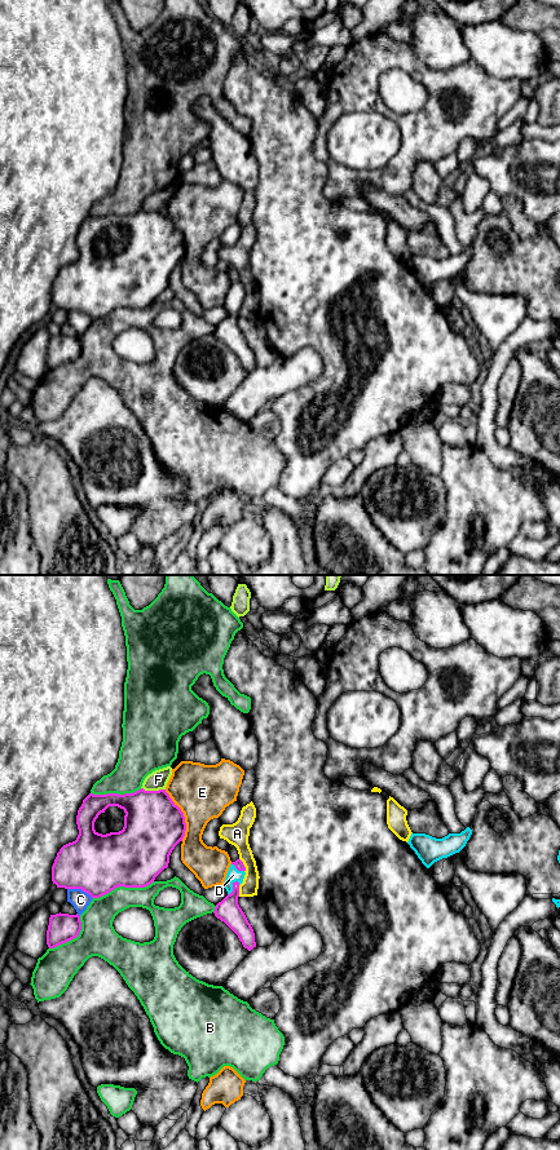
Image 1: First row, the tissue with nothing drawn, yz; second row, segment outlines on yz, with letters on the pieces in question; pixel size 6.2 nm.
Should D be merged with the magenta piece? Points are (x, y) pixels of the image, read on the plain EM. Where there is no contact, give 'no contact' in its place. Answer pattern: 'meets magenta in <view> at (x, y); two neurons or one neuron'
meets magenta in yz at (233, 309); one neuron

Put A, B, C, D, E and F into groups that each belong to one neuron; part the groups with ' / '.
A / B / C / D / E / F

